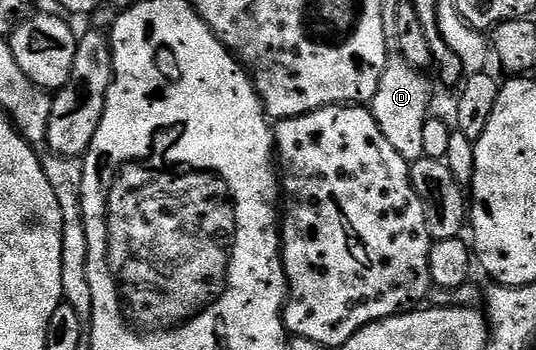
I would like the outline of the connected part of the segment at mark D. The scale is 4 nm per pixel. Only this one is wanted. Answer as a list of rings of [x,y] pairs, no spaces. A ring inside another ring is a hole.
[[[393,64],[386,69],[379,80],[371,109],[383,136],[407,160],[416,160],[423,155],[423,128],[430,117],[429,82],[413,67],[404,64]]]

